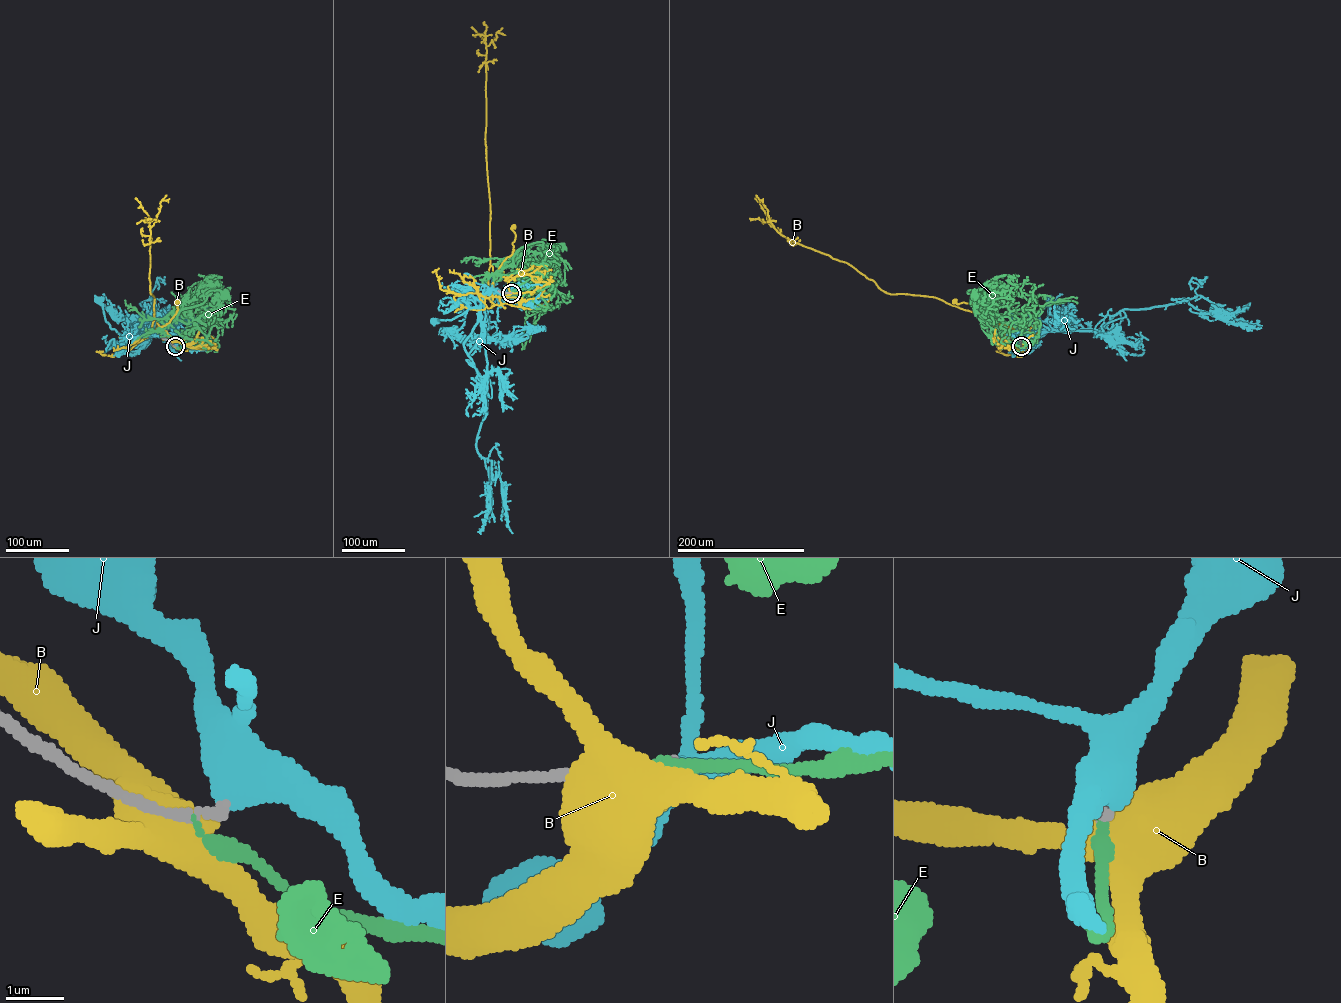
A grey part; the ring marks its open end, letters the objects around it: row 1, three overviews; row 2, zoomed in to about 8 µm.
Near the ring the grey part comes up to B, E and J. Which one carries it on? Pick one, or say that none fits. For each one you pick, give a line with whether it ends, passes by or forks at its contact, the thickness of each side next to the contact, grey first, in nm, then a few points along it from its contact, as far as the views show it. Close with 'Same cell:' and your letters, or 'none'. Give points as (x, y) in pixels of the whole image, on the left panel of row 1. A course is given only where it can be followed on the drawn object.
E: it ends; calibres 240 and 240 nm; course (175, 346), (203, 343), (197, 325), (178, 320), (179, 312), (202, 304), (209, 291), (226, 294)
Same cell: E

